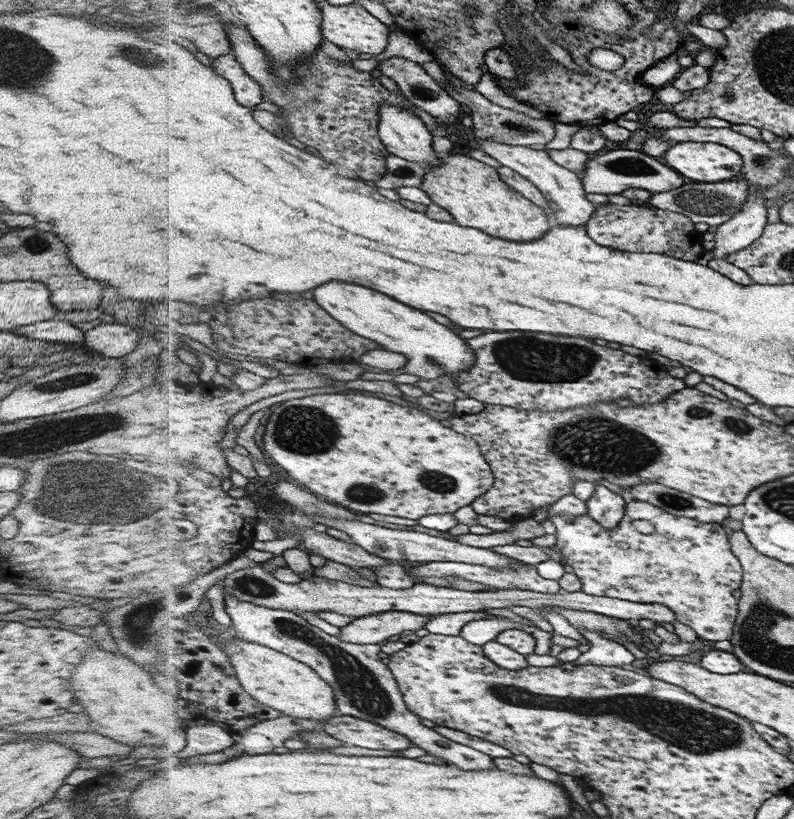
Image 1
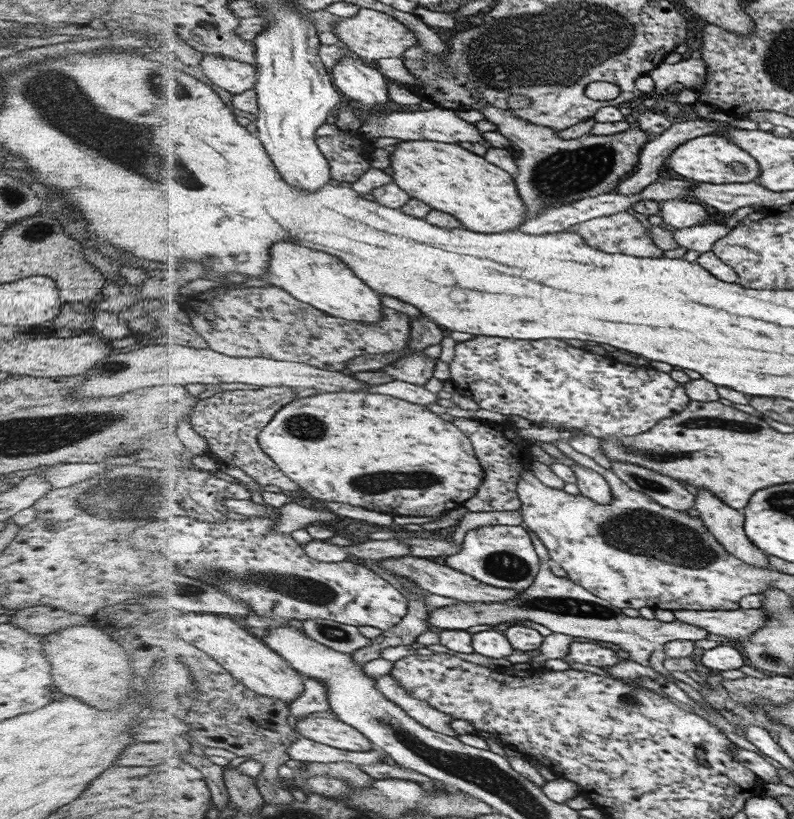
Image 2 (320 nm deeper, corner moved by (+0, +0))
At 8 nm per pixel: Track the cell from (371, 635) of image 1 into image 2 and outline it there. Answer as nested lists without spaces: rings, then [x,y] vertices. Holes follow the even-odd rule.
[[[528,530],[535,551],[540,557],[539,571],[531,586],[521,589],[519,596],[504,602],[474,602],[458,603],[458,605],[436,608],[428,612],[428,623],[434,628],[444,630],[467,630],[478,624],[496,626],[500,623],[532,622],[542,624],[552,632],[566,633],[570,636],[582,636],[593,642],[612,642],[618,644],[630,654],[634,662],[650,667],[649,658],[655,650],[663,648],[667,642],[673,640],[704,640],[709,632],[696,625],[675,622],[660,622],[646,620],[646,618],[630,618],[623,614],[622,609],[612,606],[607,600],[594,596],[583,586],[576,584],[569,577],[558,577],[549,569],[549,552],[539,539],[539,536]]]

